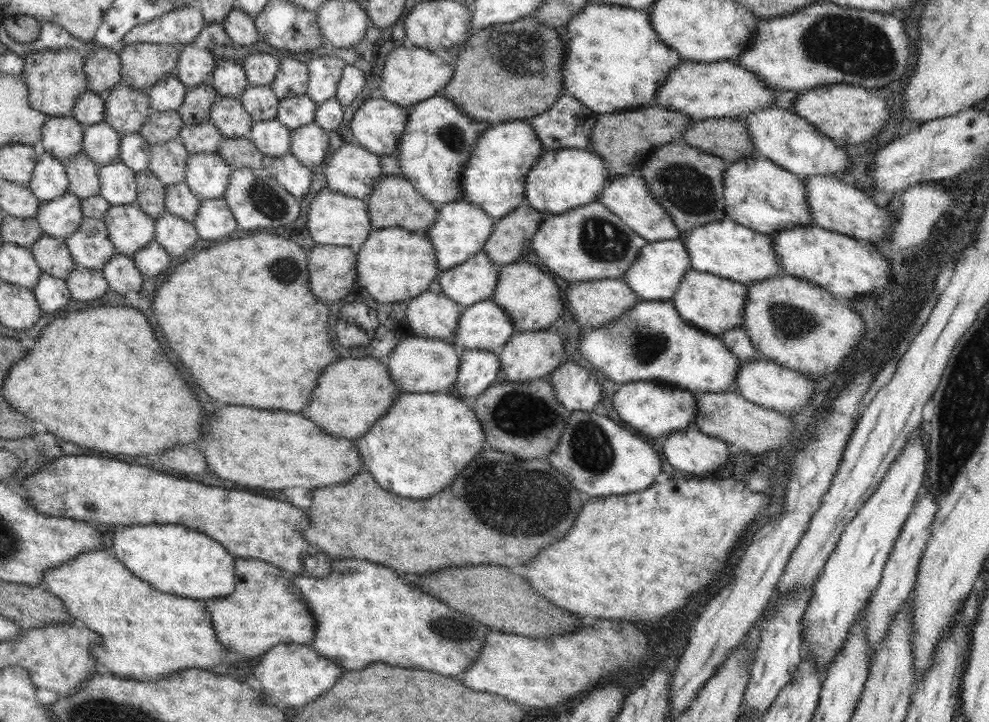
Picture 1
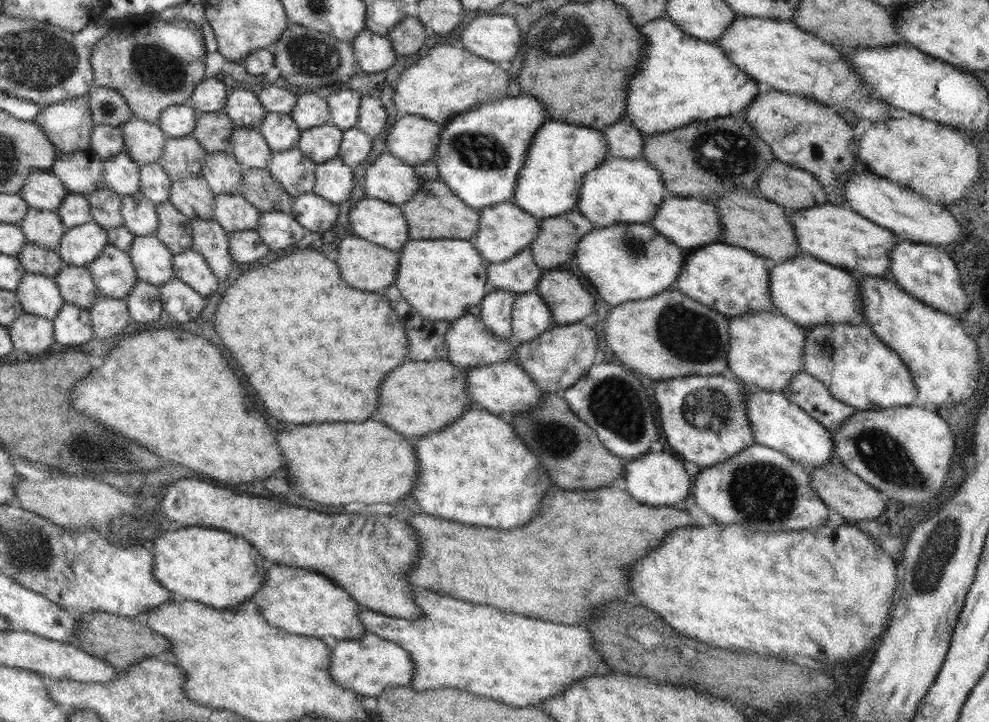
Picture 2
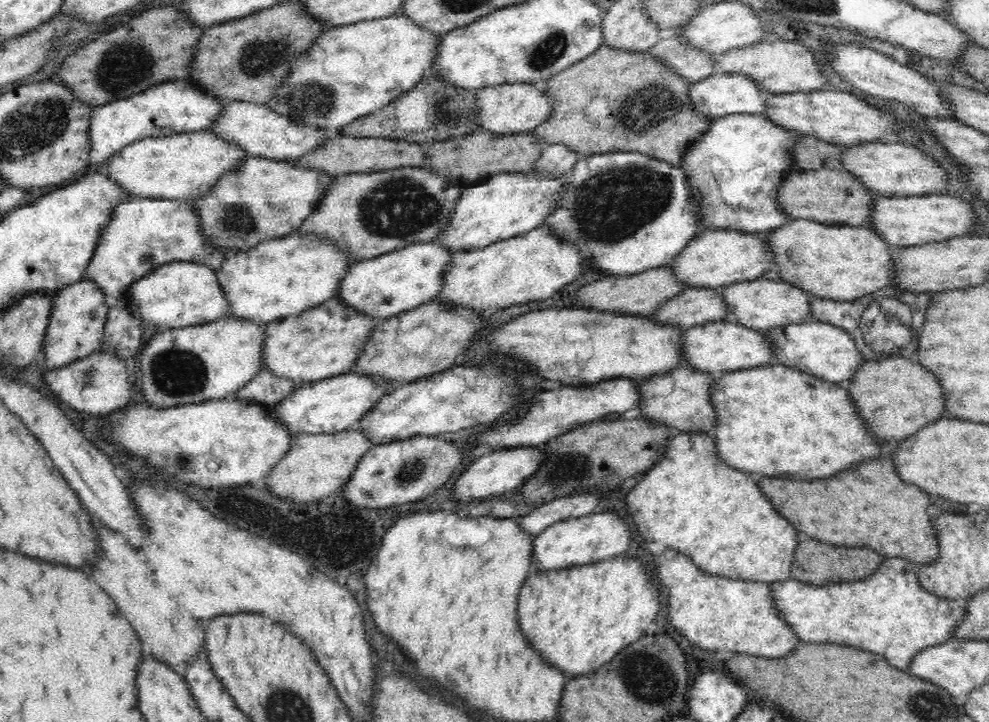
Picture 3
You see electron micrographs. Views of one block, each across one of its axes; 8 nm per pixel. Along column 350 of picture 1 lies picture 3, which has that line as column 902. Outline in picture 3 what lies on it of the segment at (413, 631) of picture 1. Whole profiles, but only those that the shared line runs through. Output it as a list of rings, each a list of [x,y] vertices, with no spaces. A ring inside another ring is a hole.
[[[886,558],[868,580],[814,586],[788,579],[770,583],[770,589],[776,609],[802,644],[848,644],[882,654],[894,668],[908,670],[918,652],[954,637],[954,630],[964,620],[968,608],[968,600],[936,596],[920,585],[918,570],[922,566],[902,558]]]

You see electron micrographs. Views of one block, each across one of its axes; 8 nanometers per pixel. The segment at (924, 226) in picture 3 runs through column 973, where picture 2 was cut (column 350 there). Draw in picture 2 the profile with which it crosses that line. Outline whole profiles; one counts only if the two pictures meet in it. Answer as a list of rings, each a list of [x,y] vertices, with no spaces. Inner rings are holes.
[[[364,197],[354,204],[349,215],[354,235],[392,252],[400,253],[410,240],[408,224],[399,206]]]

